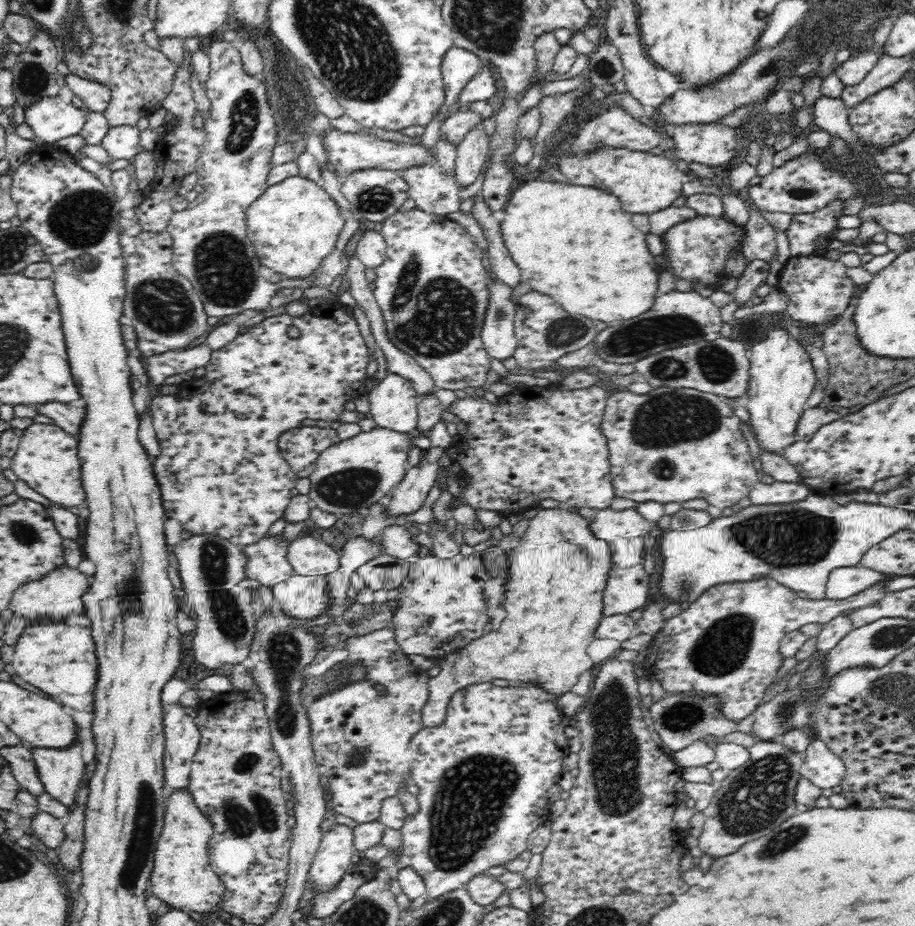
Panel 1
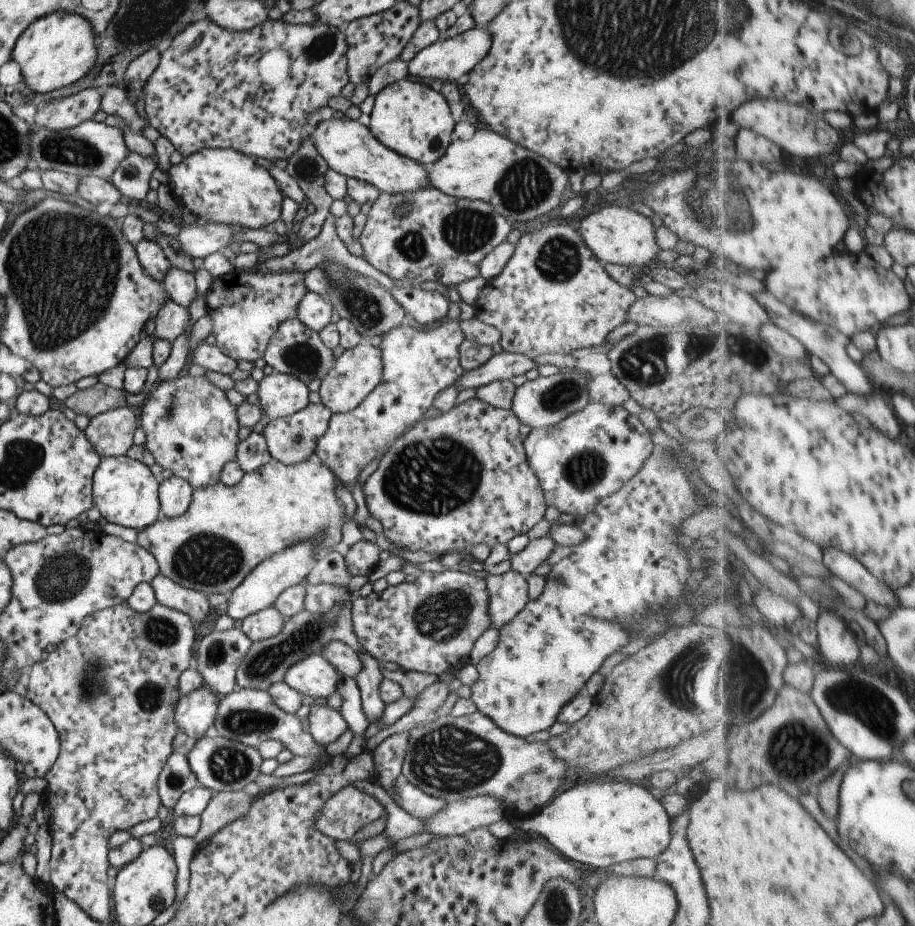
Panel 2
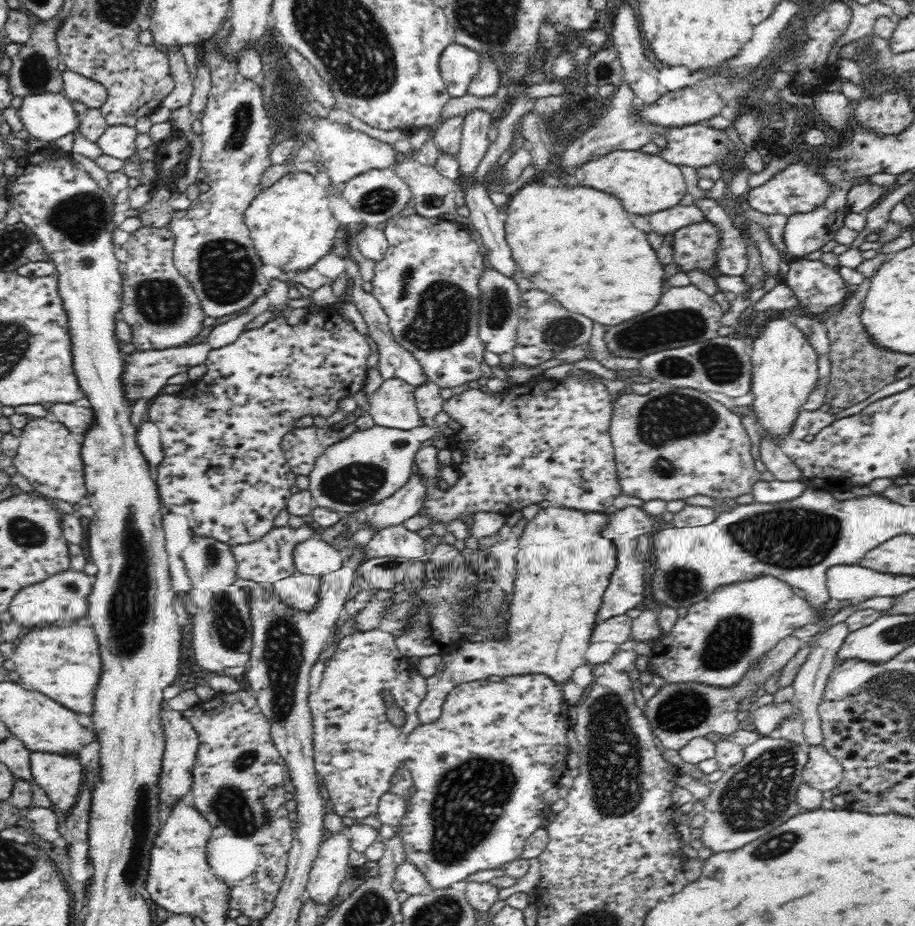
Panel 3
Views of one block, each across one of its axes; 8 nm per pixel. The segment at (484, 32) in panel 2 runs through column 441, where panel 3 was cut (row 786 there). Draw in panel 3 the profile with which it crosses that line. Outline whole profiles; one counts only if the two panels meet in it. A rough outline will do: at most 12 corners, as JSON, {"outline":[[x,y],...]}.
{"outline":[[36,752],[32,781],[64,818],[76,805],[78,757]]}

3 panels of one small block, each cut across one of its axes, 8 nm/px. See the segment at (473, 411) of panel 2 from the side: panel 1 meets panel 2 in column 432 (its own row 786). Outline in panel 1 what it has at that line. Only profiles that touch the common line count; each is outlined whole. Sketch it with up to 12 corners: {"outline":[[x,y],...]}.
{"outline":[[541,684],[456,690],[410,746],[428,897],[527,849],[570,753]]}

